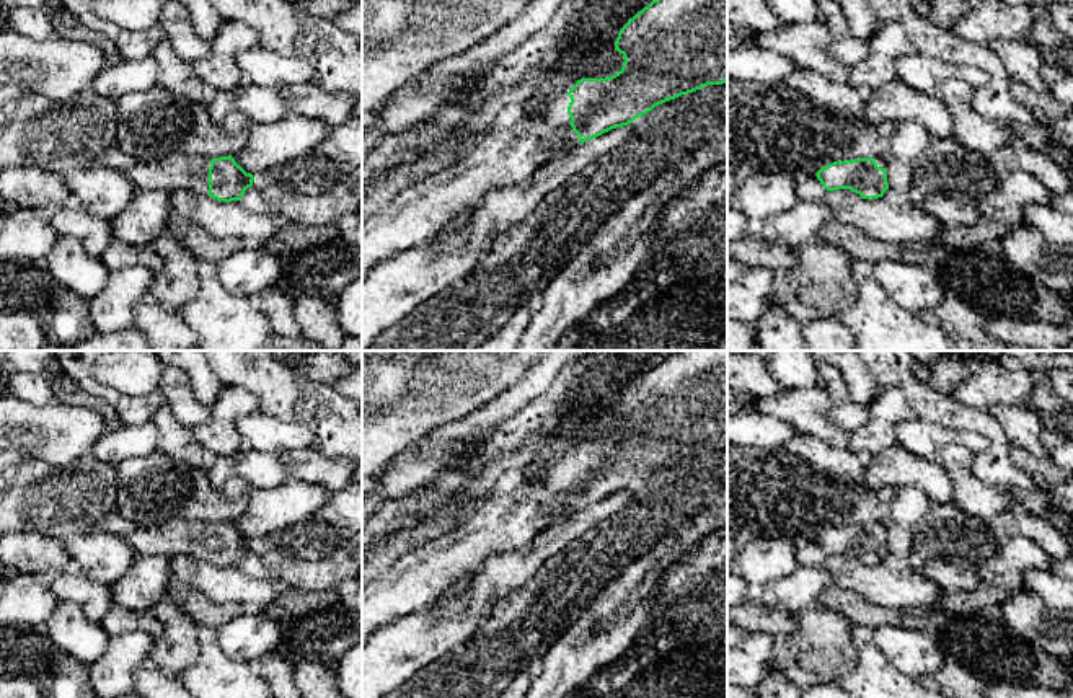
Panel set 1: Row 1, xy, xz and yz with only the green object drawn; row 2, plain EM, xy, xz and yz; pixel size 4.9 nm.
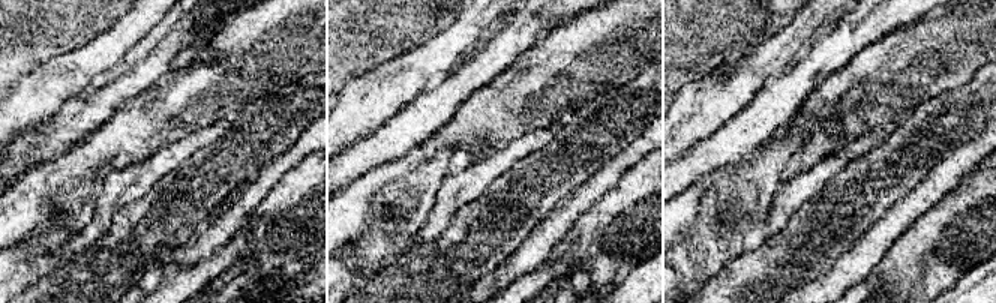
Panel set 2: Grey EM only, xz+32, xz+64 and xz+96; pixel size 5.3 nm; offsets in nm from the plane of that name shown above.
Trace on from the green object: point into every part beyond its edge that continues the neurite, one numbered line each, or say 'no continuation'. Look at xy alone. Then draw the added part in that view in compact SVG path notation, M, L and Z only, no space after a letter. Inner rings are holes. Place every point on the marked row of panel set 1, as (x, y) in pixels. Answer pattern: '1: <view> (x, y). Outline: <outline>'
1: xy (173, 172). Outline: M170 153L155 161L135 161L126 170L126 176L139 189L161 189L174 192L192 189L209 196L210 160L205 155Z

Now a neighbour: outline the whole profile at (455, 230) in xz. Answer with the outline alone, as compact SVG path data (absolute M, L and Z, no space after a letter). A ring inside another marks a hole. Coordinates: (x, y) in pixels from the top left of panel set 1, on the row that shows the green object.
M475 209L463 212L460 217L453 219L450 223L447 223L444 227L442 233L445 233L448 236L450 243L457 243L457 241L463 240L463 236L468 230L466 220L473 210Z

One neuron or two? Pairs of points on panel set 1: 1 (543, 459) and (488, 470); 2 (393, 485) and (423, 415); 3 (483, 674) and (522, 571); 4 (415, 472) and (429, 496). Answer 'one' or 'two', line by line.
1: two
2: two
3: two
4: two

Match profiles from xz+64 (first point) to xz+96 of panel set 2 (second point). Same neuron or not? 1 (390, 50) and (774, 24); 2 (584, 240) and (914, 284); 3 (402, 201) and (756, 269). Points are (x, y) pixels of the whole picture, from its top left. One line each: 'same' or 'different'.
1: different
2: same
3: different

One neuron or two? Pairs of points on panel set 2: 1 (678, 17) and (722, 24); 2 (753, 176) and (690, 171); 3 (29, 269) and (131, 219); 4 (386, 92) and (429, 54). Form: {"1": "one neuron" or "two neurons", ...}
{"1": "one neuron", "2": "two neurons", "3": "two neurons", "4": "one neuron"}

